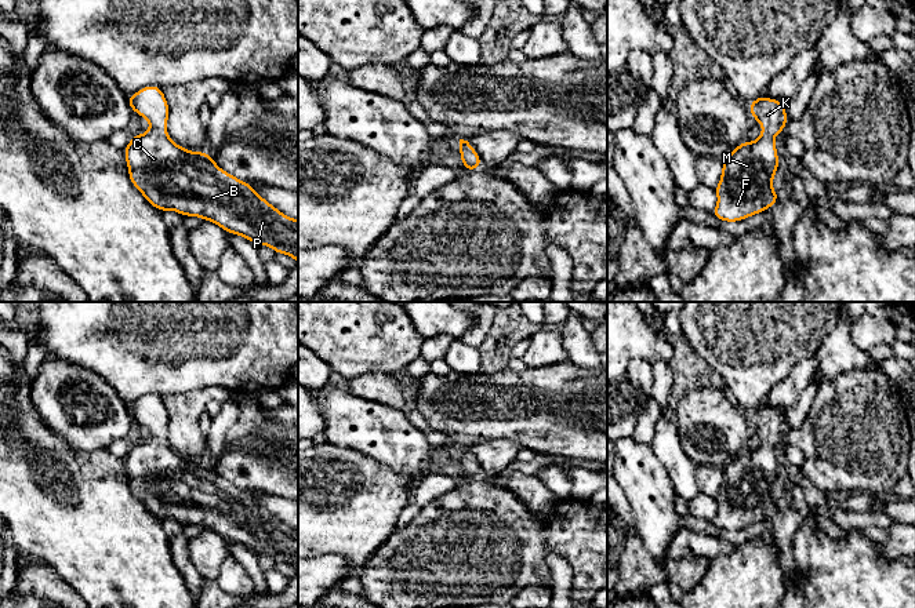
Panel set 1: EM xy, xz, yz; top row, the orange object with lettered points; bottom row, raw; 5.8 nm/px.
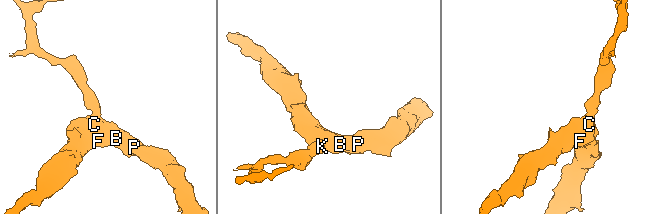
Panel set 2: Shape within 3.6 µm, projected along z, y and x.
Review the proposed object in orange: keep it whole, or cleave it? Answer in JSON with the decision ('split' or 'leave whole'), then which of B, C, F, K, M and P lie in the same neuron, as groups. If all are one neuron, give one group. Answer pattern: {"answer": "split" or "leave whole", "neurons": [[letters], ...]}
{"answer": "leave whole", "neurons": [["B", "C", "F", "K", "M", "P"]]}

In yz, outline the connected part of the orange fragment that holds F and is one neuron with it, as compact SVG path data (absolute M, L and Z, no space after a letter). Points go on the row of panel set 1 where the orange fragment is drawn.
M759 95L748 108L763 131L756 141L741 142L722 160L712 215L725 222L740 222L760 214L778 200L778 193L773 190L773 178L778 171L774 136L788 123L787 105Z

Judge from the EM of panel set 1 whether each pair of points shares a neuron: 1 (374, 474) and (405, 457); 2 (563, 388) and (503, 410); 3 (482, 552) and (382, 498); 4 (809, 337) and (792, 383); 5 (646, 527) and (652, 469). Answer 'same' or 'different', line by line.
1: different
2: same
3: different
4: different
5: same

